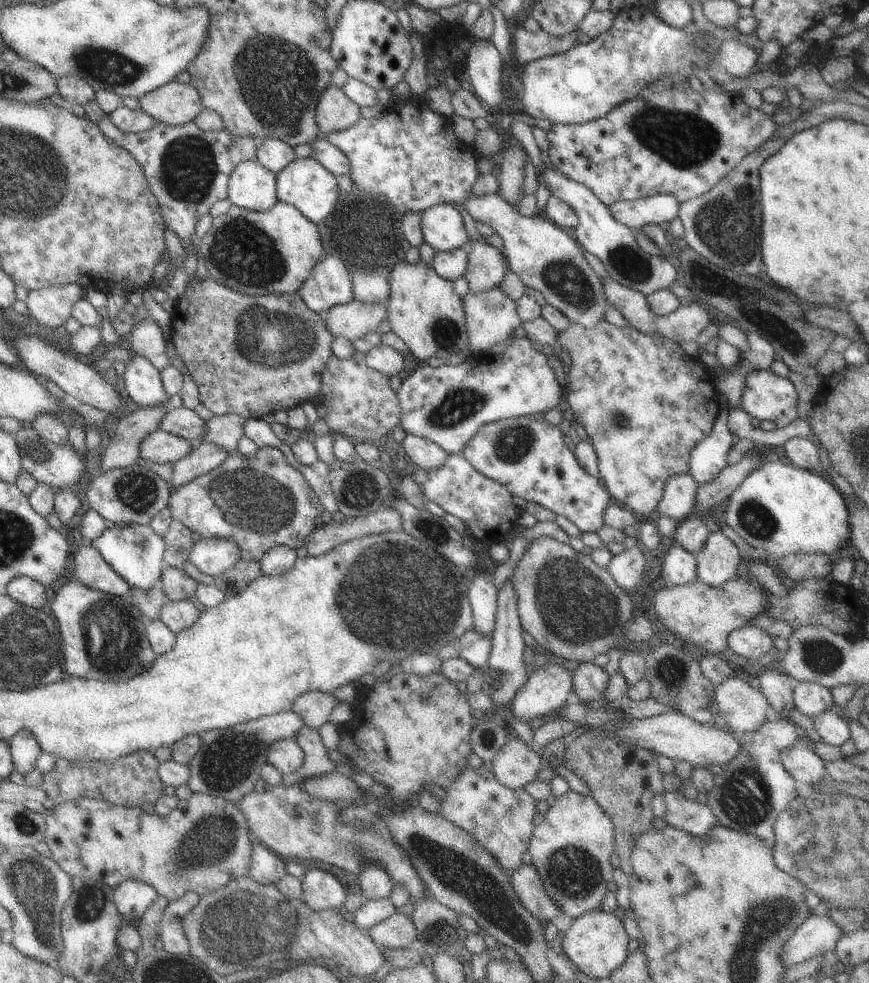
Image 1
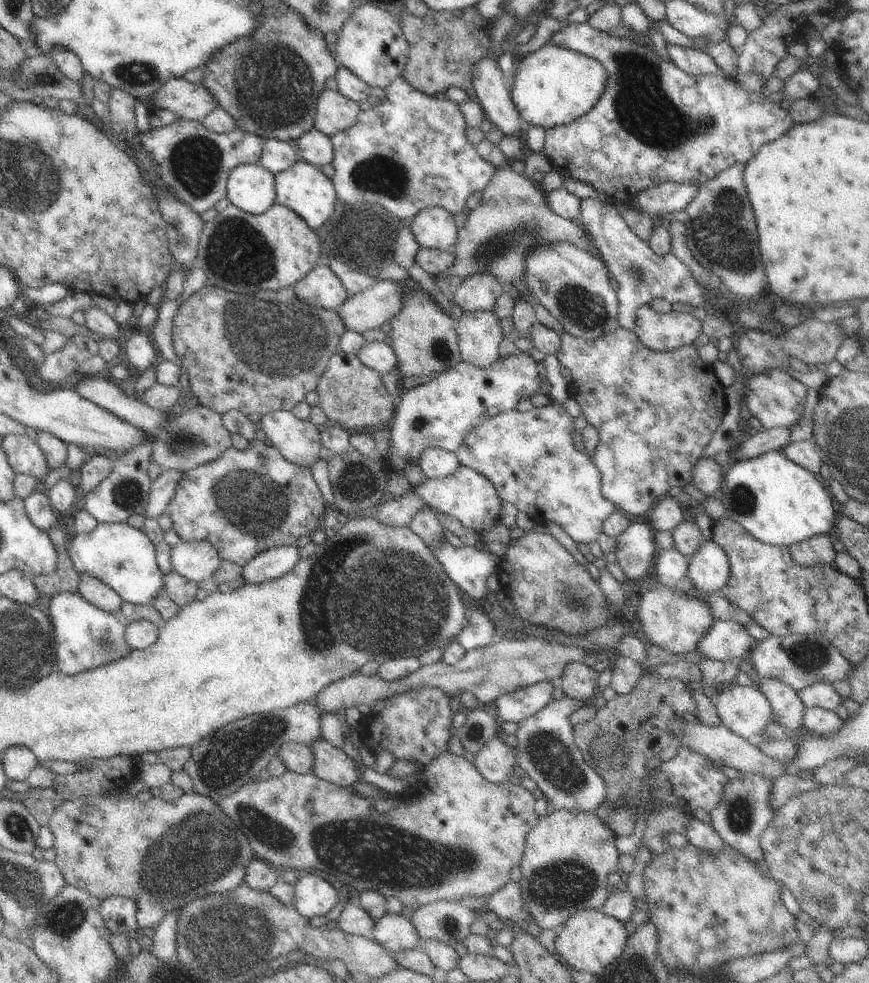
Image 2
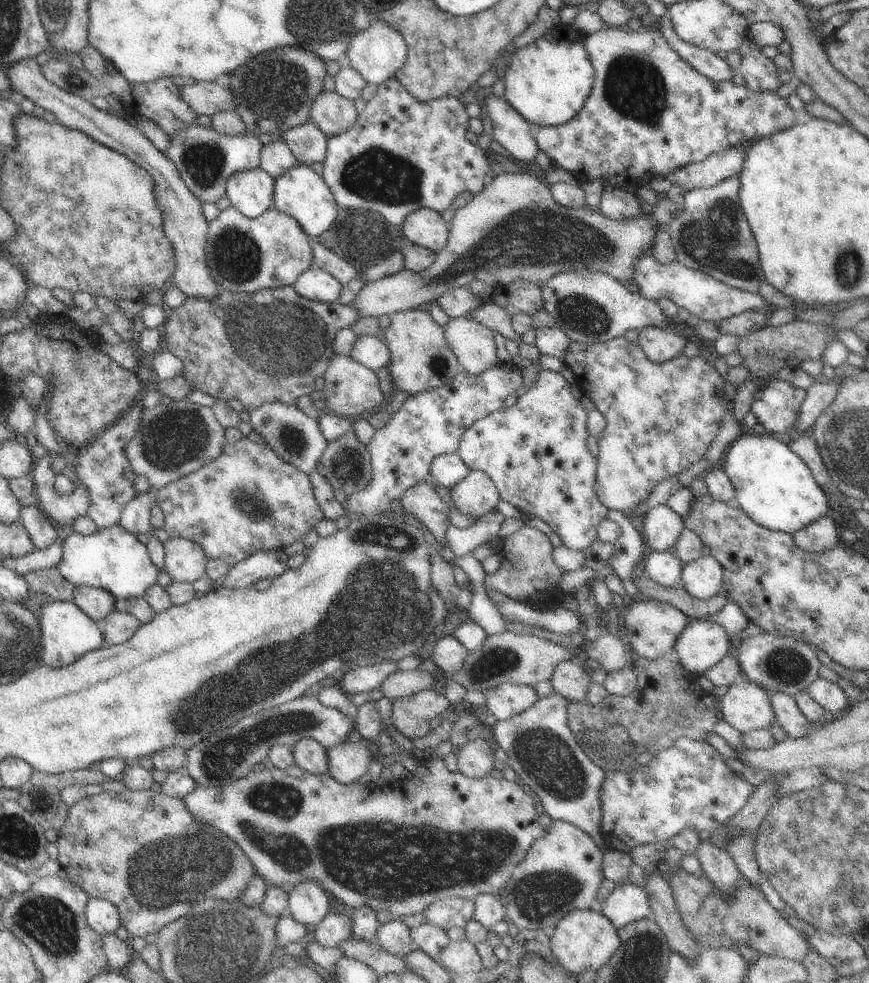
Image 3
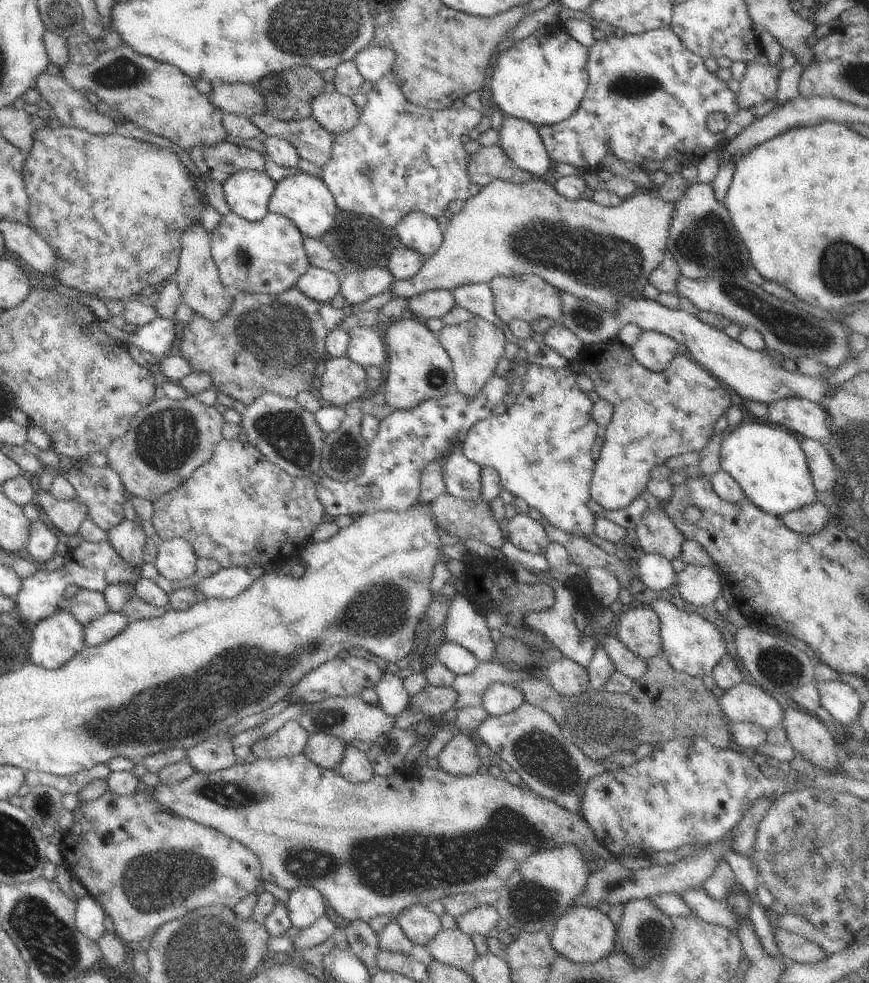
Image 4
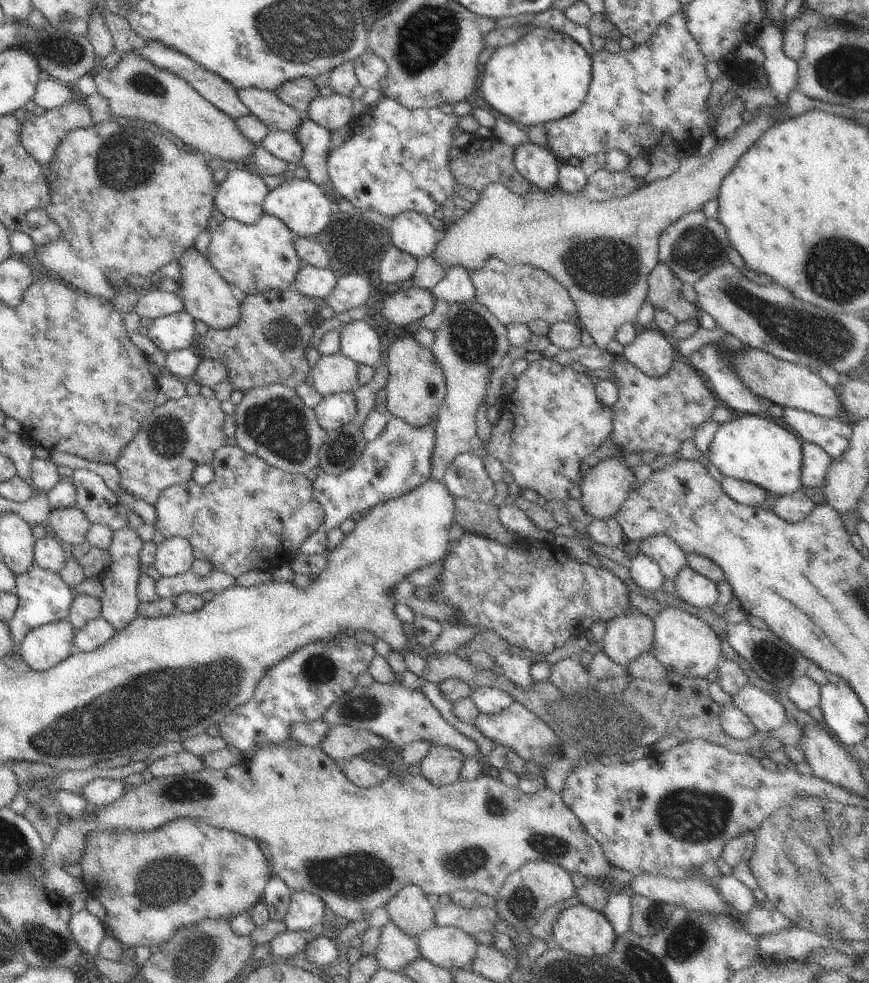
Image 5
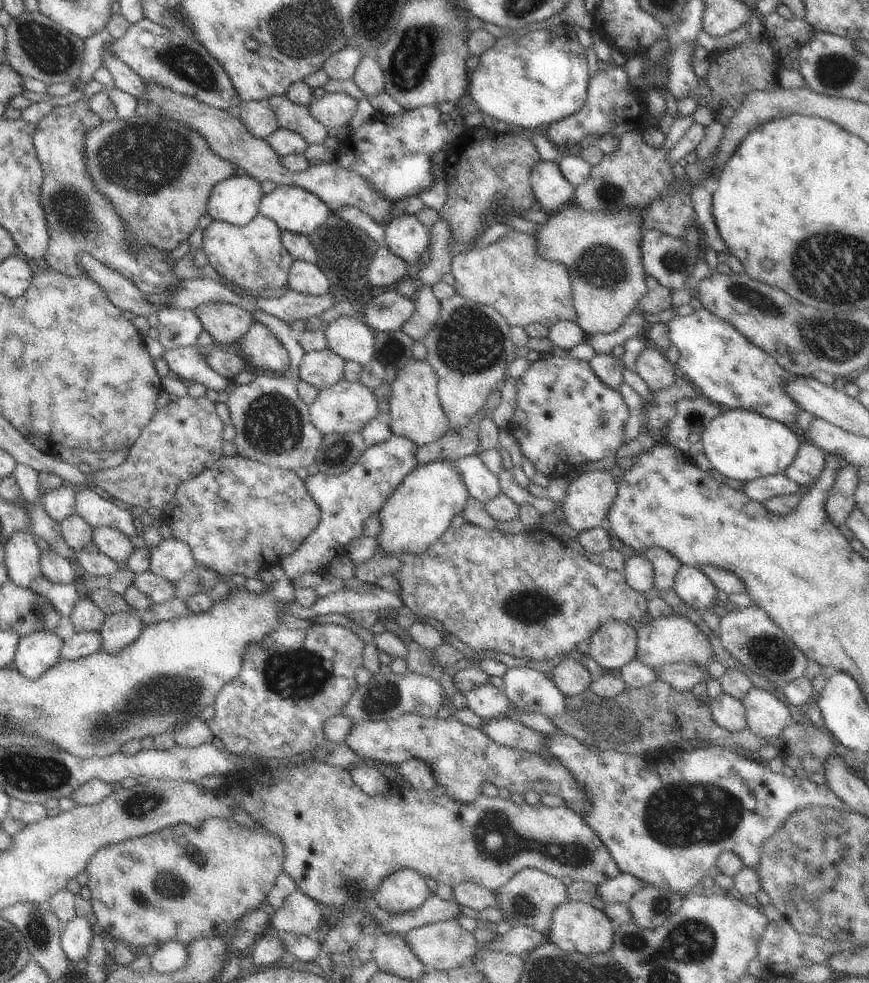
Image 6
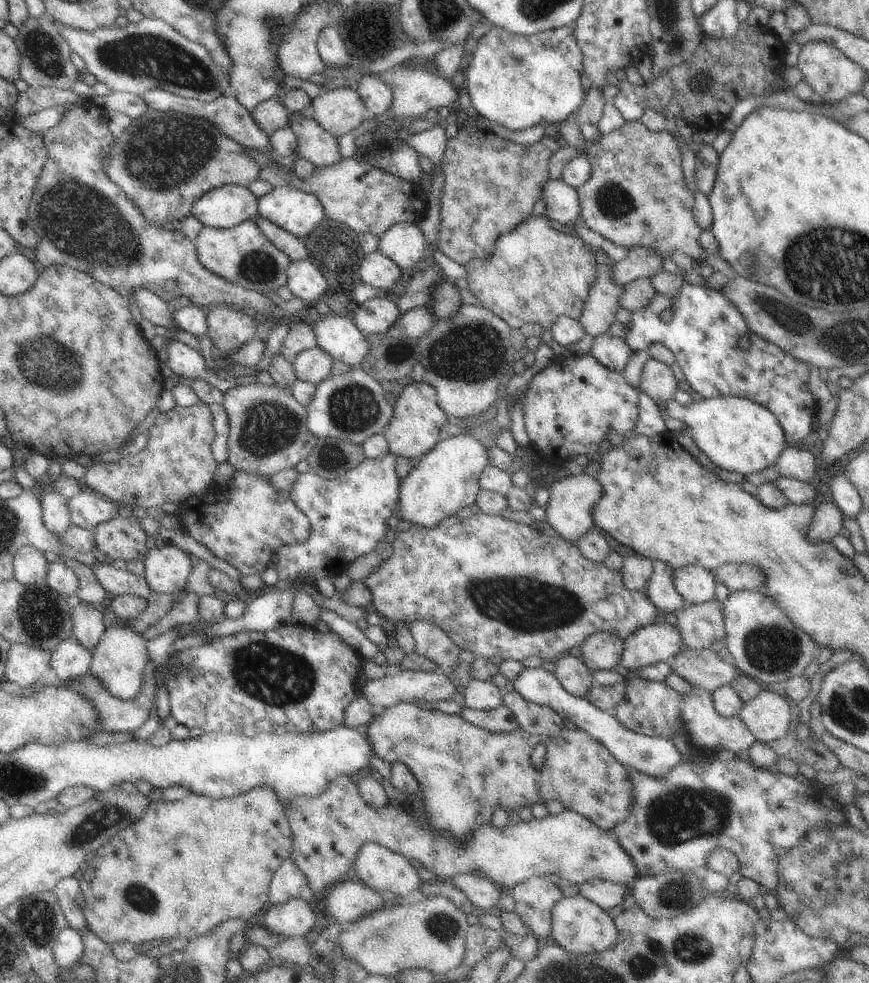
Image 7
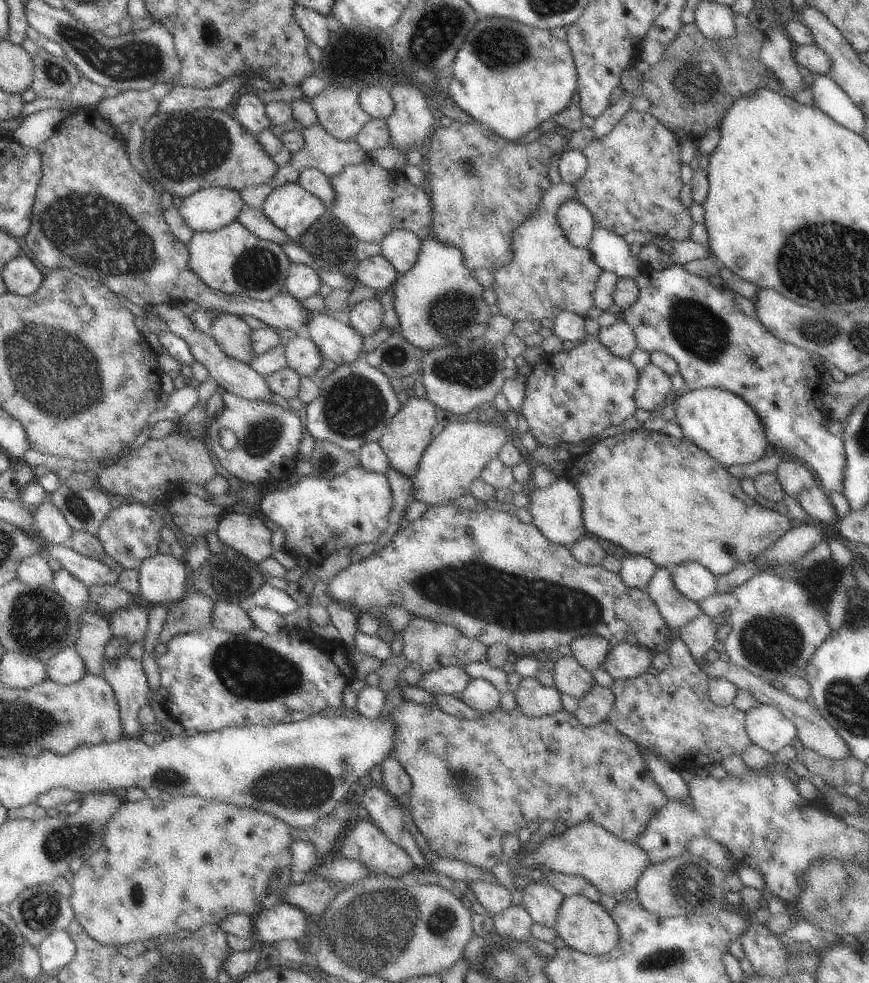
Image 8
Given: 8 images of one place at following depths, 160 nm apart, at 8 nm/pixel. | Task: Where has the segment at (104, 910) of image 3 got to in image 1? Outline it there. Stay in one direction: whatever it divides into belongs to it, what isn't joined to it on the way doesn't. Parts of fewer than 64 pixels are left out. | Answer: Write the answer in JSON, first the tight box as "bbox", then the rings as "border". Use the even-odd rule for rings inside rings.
{"bbox":[114,879,157,926],"border":[[[124,879],[115,888],[114,902],[123,918],[122,926],[138,926],[146,909],[156,900],[157,890],[140,879]]]}

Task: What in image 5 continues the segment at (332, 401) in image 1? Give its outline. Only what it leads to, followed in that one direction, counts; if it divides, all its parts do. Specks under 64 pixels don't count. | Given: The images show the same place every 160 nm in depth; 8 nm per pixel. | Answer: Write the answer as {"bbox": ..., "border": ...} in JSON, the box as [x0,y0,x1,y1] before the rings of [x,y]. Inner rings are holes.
{"bbox":[308,354,360,396],"border":[[[342,354],[321,355],[313,368],[310,368],[308,382],[312,383],[315,390],[322,396],[340,392],[354,391],[360,387],[358,384],[358,364]]]}

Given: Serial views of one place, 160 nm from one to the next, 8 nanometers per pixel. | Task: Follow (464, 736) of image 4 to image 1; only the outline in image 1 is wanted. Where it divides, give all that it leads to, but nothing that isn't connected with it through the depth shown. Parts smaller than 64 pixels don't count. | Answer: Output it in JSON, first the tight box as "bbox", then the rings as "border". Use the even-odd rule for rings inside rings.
{"bbox":[492,737,545,790],"border":[[[509,737],[493,762],[492,772],[502,784],[518,790],[536,780],[536,774],[543,765],[545,763],[535,745]]]}

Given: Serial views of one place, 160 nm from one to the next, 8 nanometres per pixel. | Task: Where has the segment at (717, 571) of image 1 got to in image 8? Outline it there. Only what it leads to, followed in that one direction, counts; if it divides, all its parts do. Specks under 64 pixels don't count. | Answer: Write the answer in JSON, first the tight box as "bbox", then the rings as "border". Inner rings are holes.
{"bbox":[671,562,716,602],"border":[[[683,562],[674,565],[671,567],[671,575],[674,586],[680,594],[694,602],[701,602],[716,592],[716,576],[699,562]]]}

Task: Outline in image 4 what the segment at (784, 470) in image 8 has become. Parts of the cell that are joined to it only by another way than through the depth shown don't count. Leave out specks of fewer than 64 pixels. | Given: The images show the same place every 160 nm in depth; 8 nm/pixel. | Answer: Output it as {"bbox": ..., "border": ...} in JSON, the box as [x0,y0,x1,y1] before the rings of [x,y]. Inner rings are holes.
{"bbox":[800,438,837,492],"border":[[[808,438],[800,443],[800,447],[806,456],[815,490],[826,492],[835,489],[837,474],[828,450],[818,440]]]}

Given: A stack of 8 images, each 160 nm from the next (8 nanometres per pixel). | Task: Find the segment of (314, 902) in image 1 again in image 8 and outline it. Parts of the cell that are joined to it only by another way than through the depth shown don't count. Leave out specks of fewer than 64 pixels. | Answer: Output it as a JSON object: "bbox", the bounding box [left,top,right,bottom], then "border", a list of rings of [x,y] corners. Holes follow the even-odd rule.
{"bbox":[253,901,308,945],"border":[[[282,901],[260,911],[254,918],[253,930],[257,944],[274,945],[281,940],[304,937],[306,926],[308,914],[292,903]]]}

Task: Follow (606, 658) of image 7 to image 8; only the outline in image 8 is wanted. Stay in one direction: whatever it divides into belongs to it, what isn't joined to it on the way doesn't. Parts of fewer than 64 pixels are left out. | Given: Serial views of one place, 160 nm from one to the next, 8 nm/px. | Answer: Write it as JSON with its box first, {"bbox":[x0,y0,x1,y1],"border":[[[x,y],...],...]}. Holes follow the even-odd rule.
{"bbox":[570,635,613,672],"border":[[[584,635],[570,644],[571,655],[586,669],[592,672],[601,668],[613,646],[600,635]]]}

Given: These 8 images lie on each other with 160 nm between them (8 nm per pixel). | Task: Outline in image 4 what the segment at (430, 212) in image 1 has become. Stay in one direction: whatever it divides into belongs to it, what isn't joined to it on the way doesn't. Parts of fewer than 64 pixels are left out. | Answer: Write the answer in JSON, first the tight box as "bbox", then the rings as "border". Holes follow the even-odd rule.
{"bbox":[395,211,443,256],"border":[[[421,211],[410,212],[395,227],[402,246],[432,256],[443,242],[443,230],[433,217]]]}

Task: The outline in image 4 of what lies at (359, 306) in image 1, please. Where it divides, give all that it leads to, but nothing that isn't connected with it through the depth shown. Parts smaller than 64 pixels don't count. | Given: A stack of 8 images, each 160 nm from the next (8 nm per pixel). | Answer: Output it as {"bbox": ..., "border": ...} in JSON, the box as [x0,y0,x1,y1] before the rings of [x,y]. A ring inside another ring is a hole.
{"bbox":[390,178,678,312],"border":[[[534,178],[525,184],[494,180],[472,196],[443,230],[440,249],[424,262],[422,269],[408,280],[394,280],[390,290],[394,297],[410,300],[412,296],[432,290],[454,290],[464,284],[488,283],[496,276],[538,274],[561,292],[594,302],[596,306],[614,312],[620,296],[640,296],[649,284],[650,274],[662,263],[667,252],[667,240],[674,208],[678,202],[668,202],[660,194],[636,190],[618,206],[606,207],[592,200],[570,201],[556,193],[544,180]]]}

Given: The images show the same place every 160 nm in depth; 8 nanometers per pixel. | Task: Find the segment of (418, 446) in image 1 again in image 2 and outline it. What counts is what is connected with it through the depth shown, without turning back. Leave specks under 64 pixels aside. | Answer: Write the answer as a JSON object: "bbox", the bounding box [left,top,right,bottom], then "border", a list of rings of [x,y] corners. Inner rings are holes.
{"bbox":[419,447,460,479],"border":[[[426,447],[419,456],[419,467],[428,478],[439,479],[454,474],[460,465],[455,452],[440,447]]]}

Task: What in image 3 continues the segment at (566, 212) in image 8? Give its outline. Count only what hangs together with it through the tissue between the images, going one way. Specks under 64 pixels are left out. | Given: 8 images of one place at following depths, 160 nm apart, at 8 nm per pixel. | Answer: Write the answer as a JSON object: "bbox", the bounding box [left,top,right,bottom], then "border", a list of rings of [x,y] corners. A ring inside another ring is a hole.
{"bbox":[486,94,538,165],"border":[[[490,94],[486,98],[486,110],[494,128],[494,143],[499,143],[507,155],[521,165],[535,162],[538,146],[536,128],[528,123],[505,98]]]}

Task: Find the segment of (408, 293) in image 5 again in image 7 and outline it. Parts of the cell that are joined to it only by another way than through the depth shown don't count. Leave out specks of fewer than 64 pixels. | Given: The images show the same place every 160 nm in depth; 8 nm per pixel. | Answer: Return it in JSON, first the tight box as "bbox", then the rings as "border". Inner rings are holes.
{"bbox":[350,298,401,337],"border":[[[370,298],[360,306],[354,306],[350,312],[353,324],[365,337],[385,334],[401,316],[395,299]]]}

